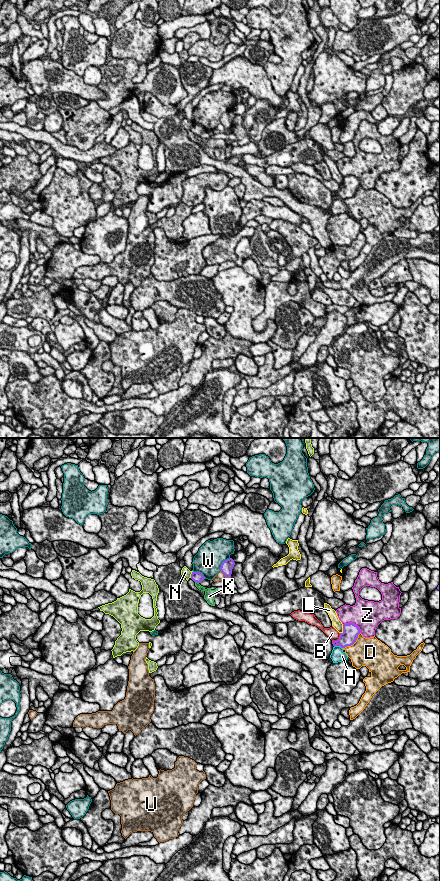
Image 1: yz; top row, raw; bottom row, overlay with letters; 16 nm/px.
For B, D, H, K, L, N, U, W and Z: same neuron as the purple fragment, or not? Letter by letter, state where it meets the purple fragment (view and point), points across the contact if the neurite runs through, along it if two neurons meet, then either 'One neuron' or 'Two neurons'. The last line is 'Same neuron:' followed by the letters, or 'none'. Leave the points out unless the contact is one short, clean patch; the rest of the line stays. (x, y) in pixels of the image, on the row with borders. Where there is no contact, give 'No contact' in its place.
B: Touches purple at yz (338, 639). Two neurons
D: Touches purple at yz (353, 643). Two neurons
H: Touches purple at yz (341, 647). Two neurons
K: Touches purple at yz (197, 582). Two neurons
L: Touches purple at yz (343, 629). Boundary: yz (343, 625), (343, 630), (340, 633). Two neurons
N: Touches purple at yz (191, 574). Boundary: yz (193, 571), (190, 577). Two neurons
U: Touches purple at yz (225, 576). Two neurons
W: Touches purple at yz (222, 563). Two neurons
Z: Touches purple at yz (352, 623). Two neurons
Same neuron: none

